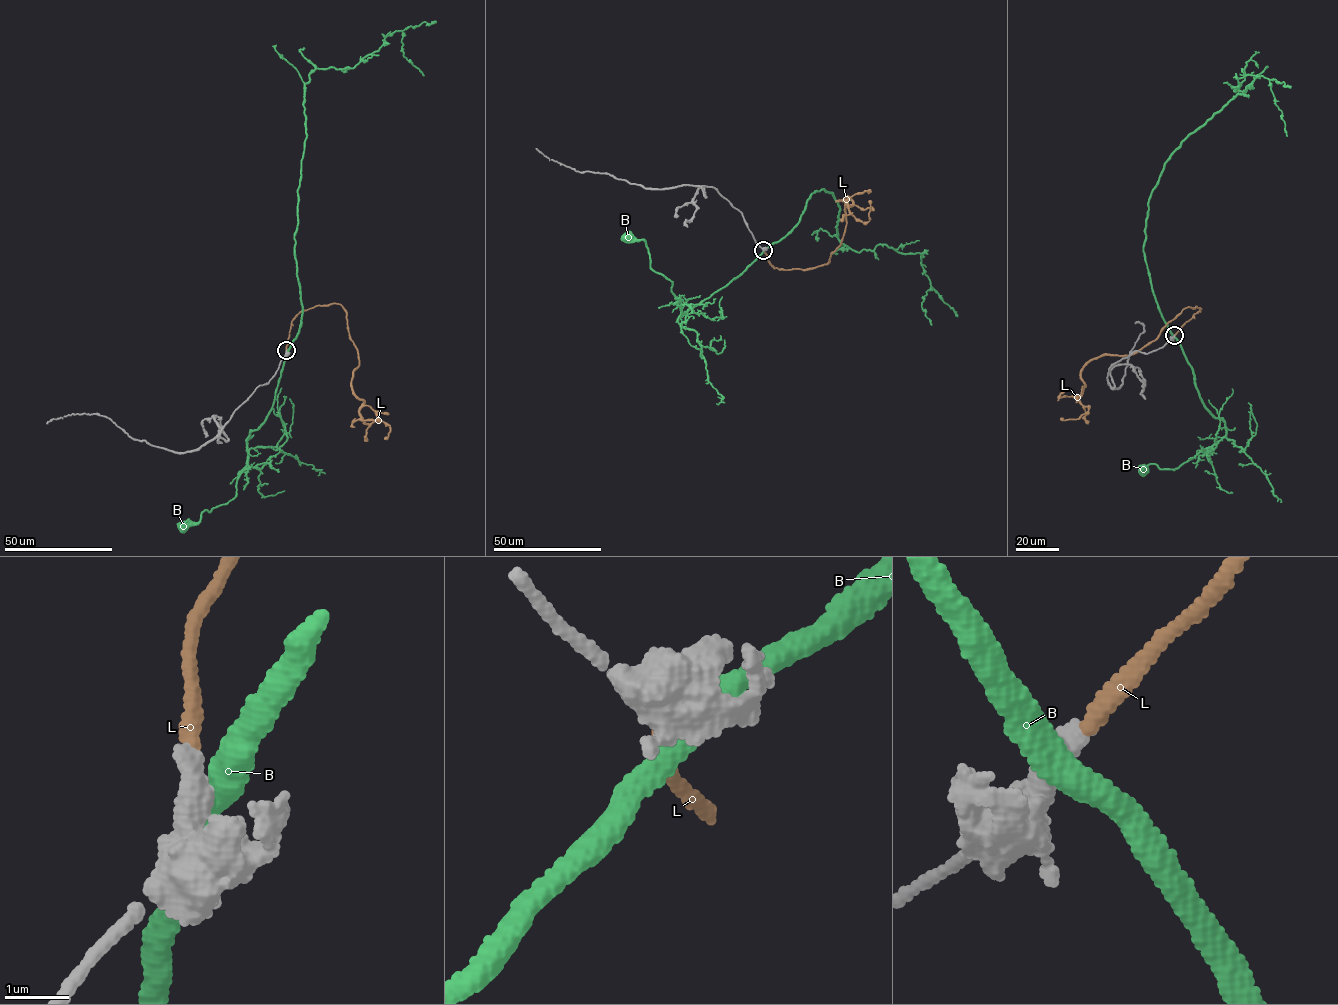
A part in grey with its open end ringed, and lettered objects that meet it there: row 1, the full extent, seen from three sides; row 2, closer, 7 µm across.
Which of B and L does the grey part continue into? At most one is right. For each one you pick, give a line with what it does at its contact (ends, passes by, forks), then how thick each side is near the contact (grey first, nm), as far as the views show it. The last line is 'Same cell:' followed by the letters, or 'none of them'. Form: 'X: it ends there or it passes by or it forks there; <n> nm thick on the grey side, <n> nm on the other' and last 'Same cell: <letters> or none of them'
L: it ends there; 400 nm thick on the grey side, 260 nm on the other
Same cell: L

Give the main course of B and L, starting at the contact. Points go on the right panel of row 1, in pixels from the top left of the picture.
B: (1174, 336), (1192, 369), (1199, 397), (1206, 409), (1223, 421), (1225, 435), (1174, 469), (1152, 463), (1143, 470)
L: (1174, 335), (1201, 309), (1183, 309), (1134, 353), (1093, 358), (1080, 375), (1079, 399), (1088, 410), (1061, 418)

